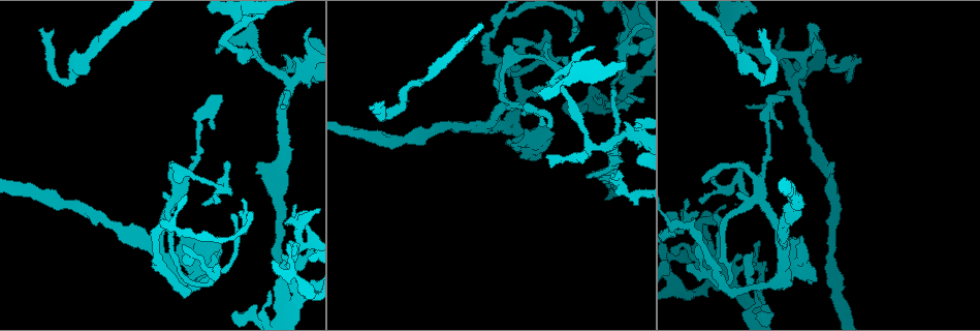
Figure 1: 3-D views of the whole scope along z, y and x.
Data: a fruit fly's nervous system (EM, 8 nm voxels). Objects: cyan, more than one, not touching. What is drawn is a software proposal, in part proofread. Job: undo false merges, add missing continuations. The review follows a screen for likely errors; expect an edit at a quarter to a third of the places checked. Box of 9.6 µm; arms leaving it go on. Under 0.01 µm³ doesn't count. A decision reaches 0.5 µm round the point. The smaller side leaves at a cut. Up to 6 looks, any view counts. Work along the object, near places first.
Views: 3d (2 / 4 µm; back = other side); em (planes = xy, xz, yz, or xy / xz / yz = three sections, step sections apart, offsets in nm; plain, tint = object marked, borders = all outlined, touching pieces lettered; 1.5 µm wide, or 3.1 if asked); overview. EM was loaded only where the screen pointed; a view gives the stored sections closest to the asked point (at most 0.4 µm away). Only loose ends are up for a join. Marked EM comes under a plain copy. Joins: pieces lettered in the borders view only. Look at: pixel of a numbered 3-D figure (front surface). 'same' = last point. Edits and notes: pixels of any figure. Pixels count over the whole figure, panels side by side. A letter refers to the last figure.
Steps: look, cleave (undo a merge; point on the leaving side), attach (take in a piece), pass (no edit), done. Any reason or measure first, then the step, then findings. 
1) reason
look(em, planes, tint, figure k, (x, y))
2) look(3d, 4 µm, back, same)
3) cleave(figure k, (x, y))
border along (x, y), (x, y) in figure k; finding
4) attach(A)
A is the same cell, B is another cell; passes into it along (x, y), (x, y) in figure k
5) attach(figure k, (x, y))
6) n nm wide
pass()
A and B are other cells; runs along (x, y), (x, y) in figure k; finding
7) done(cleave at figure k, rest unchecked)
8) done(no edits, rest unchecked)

free end
look(3d, 2 µm, figure 1, (546, 30))

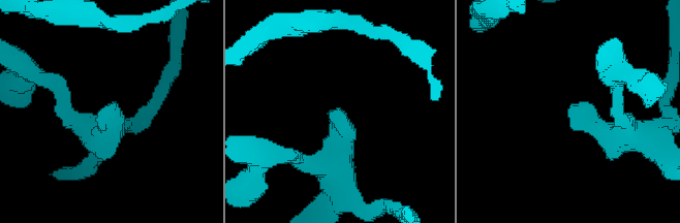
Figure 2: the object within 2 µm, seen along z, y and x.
now the EM
look(em, planes, borders, figure 2, (103, 108))

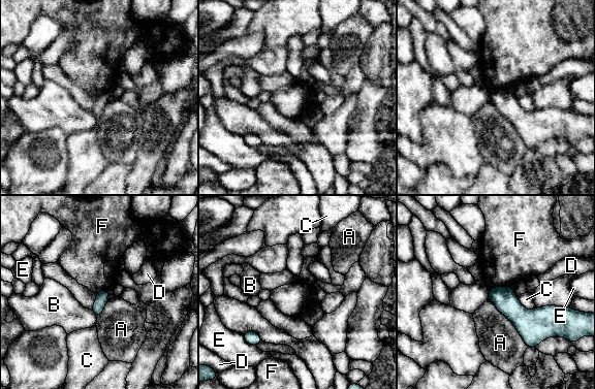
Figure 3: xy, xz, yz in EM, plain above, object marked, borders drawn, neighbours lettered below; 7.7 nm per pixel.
A touches over 480 nm
pass()
A, B, C, D, E and F are other cells; border along (510, 286), (491, 288) in figure 3; no lettered piece goes on from it

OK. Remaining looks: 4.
look(3d, 4 µm, figure 1, (227, 163))

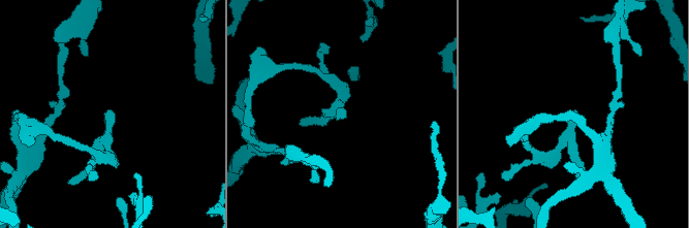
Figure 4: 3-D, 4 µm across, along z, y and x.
look(em, planes, borders, figure 4, (110, 109))

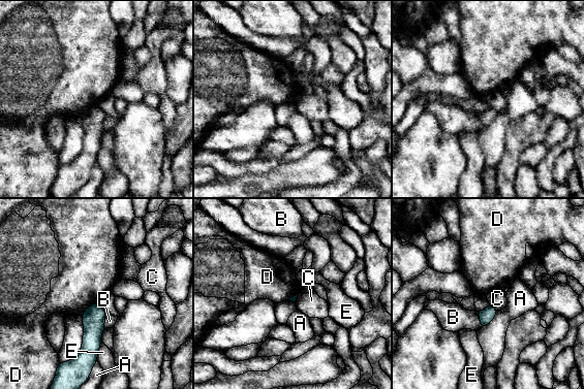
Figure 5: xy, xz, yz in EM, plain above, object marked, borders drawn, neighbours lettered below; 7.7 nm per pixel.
A touches over 200 nm
pass()
A, B, C, D and E are other cells; border along (97, 302), (94, 302), (81, 315) in figure 5; none of them fits

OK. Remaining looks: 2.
done(no edits, rest unchecked)

